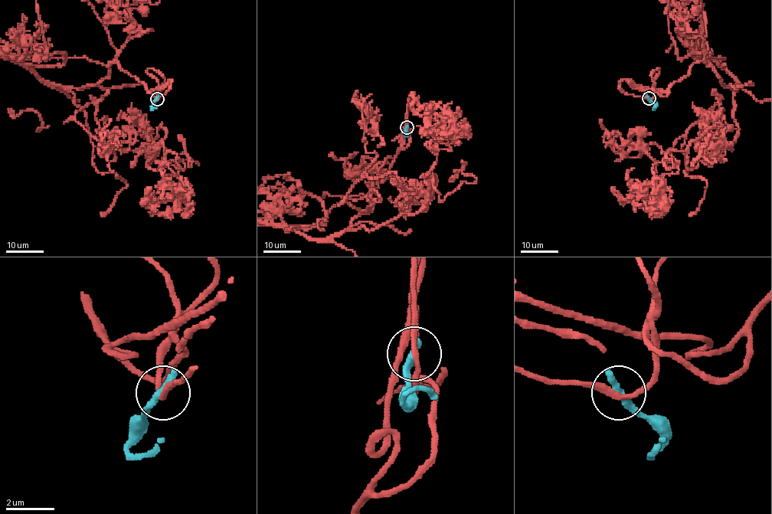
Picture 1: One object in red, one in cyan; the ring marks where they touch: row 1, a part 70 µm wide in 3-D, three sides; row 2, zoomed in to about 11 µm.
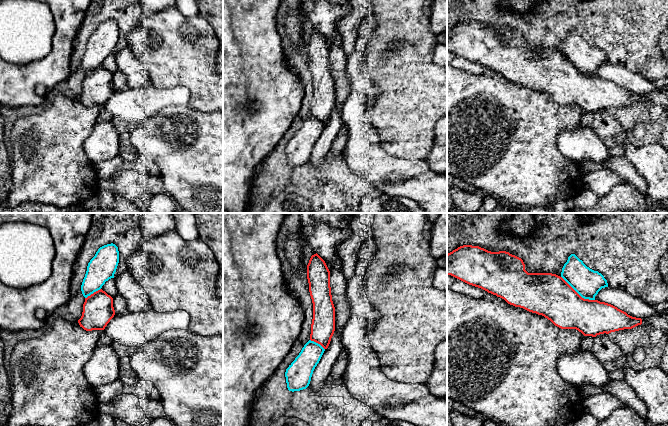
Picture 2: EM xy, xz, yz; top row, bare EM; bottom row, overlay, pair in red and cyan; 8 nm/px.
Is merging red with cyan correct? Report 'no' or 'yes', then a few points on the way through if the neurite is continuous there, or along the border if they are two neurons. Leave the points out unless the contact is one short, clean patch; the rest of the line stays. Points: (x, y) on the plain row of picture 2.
yes

